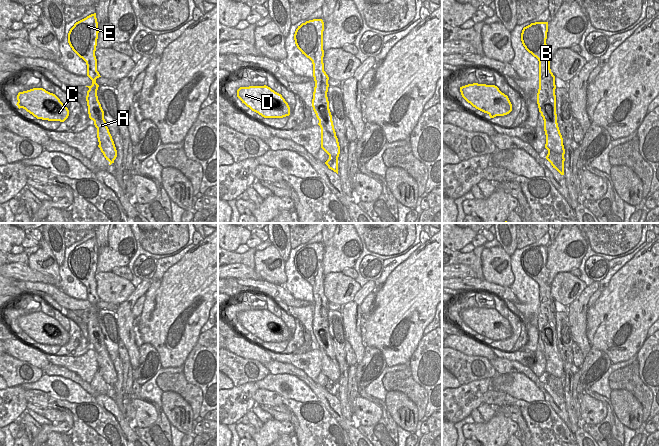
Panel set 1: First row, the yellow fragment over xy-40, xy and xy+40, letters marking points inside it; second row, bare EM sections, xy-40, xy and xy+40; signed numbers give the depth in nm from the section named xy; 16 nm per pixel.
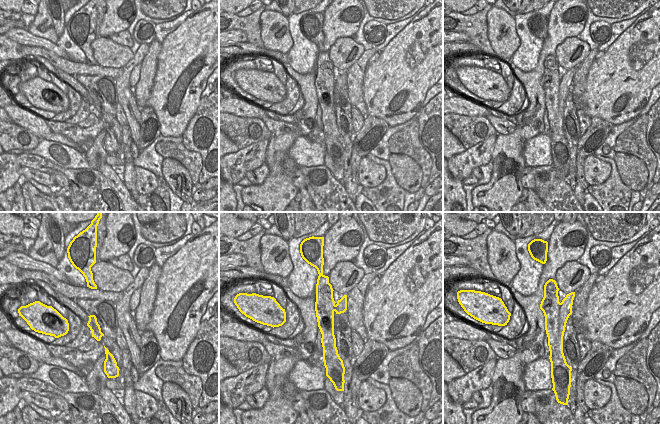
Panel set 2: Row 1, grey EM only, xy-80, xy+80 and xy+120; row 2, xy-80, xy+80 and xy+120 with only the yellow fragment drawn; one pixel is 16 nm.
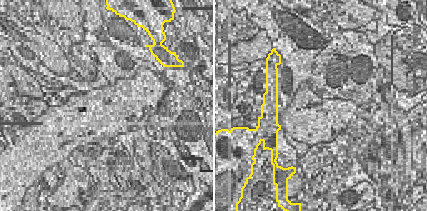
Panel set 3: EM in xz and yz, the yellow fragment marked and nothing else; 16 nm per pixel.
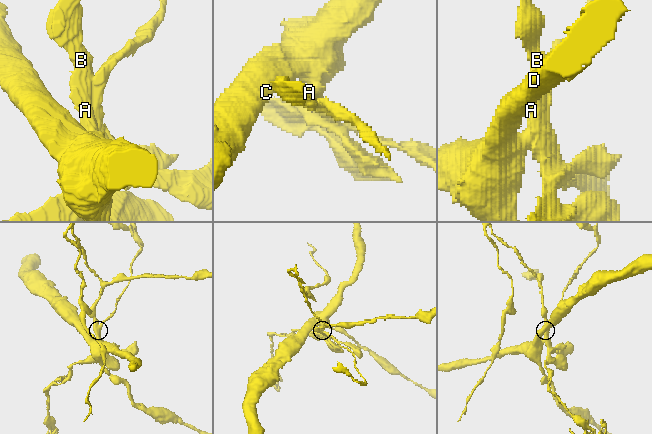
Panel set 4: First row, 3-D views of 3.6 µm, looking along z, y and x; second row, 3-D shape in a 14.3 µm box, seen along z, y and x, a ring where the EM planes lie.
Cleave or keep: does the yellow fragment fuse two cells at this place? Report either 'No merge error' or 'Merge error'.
Merge error.

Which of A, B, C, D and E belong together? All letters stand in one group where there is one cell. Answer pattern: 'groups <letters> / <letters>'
groups A B E / C D

